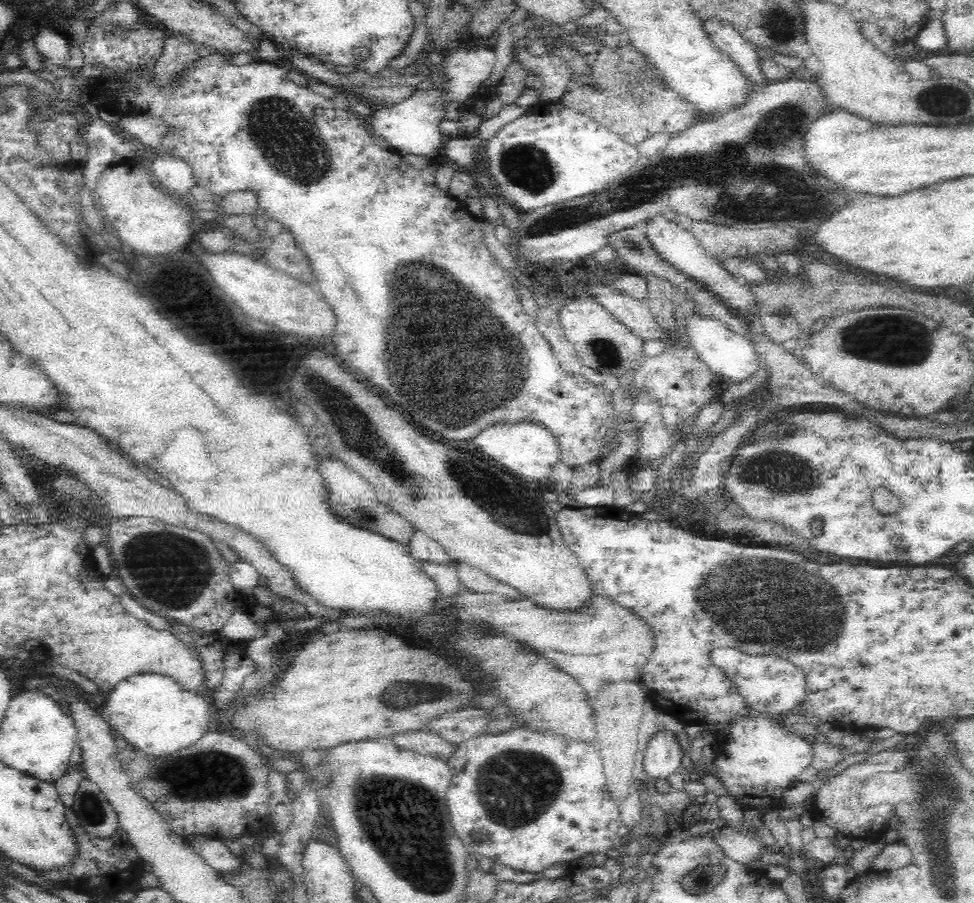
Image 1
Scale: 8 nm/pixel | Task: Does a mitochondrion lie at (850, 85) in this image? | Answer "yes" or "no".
no

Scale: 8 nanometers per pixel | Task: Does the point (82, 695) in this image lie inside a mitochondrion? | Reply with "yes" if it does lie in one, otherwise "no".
no

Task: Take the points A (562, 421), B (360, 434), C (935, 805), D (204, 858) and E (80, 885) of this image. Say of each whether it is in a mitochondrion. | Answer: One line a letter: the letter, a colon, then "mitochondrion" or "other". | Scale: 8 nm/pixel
A: other
B: mitochondrion
C: mitochondrion
D: other
E: other

